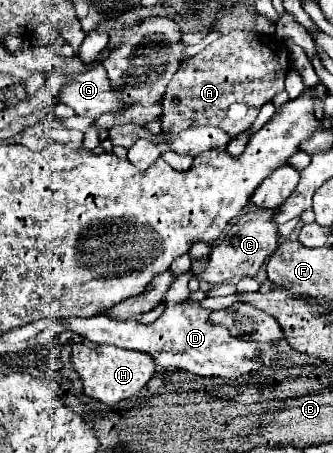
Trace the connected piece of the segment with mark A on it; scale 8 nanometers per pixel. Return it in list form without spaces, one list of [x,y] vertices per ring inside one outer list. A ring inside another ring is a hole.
[[[232,31],[216,41],[216,45],[204,49],[196,57],[180,63],[178,71],[174,73],[166,95],[164,95],[164,115],[162,115],[162,131],[168,135],[178,135],[180,131],[192,125],[216,125],[224,129],[230,137],[244,133],[260,113],[260,107],[276,93],[284,89],[284,79],[290,69],[288,49],[286,45],[276,39],[274,35],[258,35],[248,31]]]

